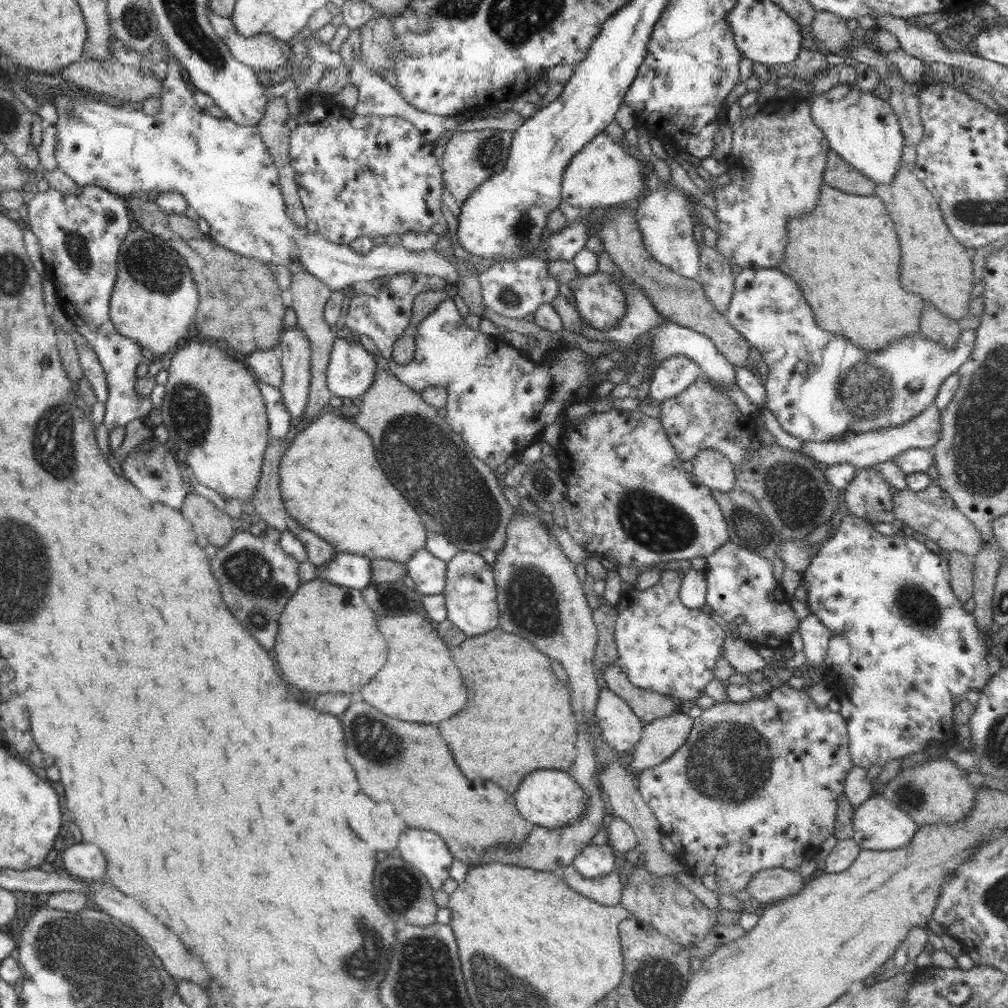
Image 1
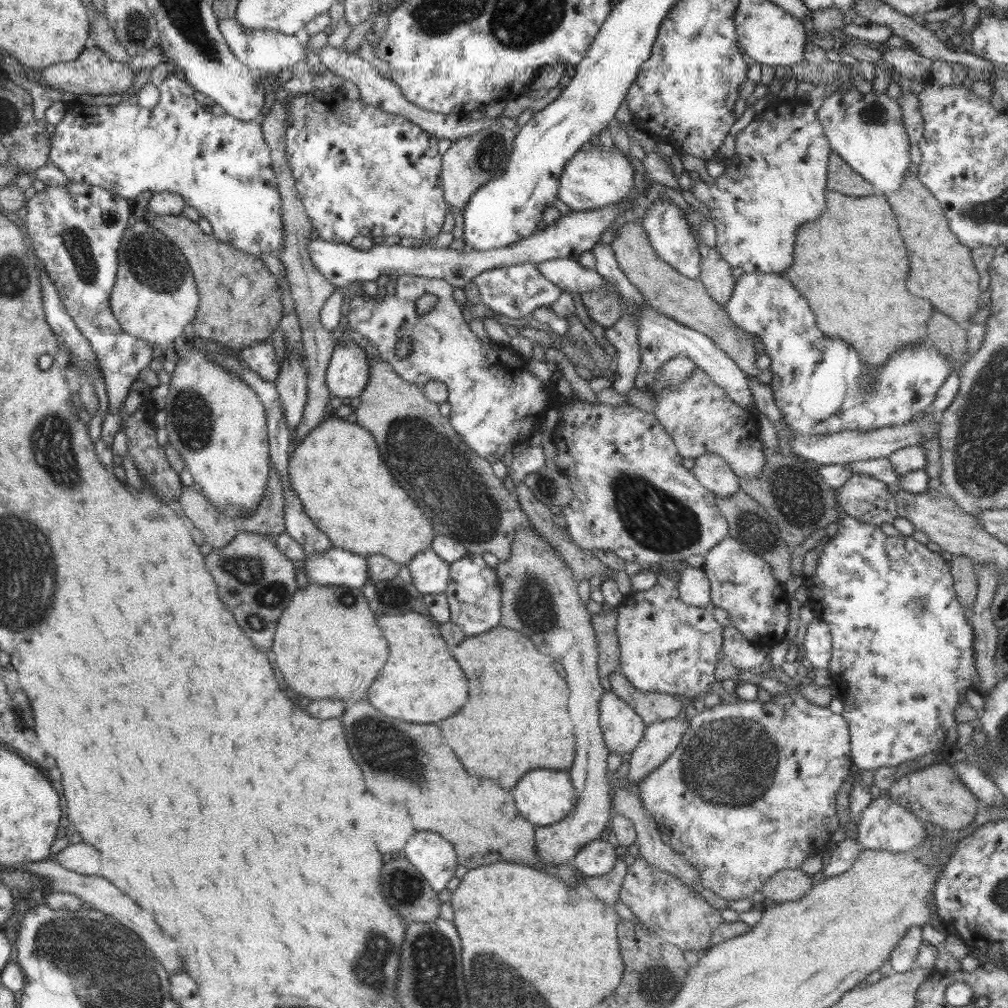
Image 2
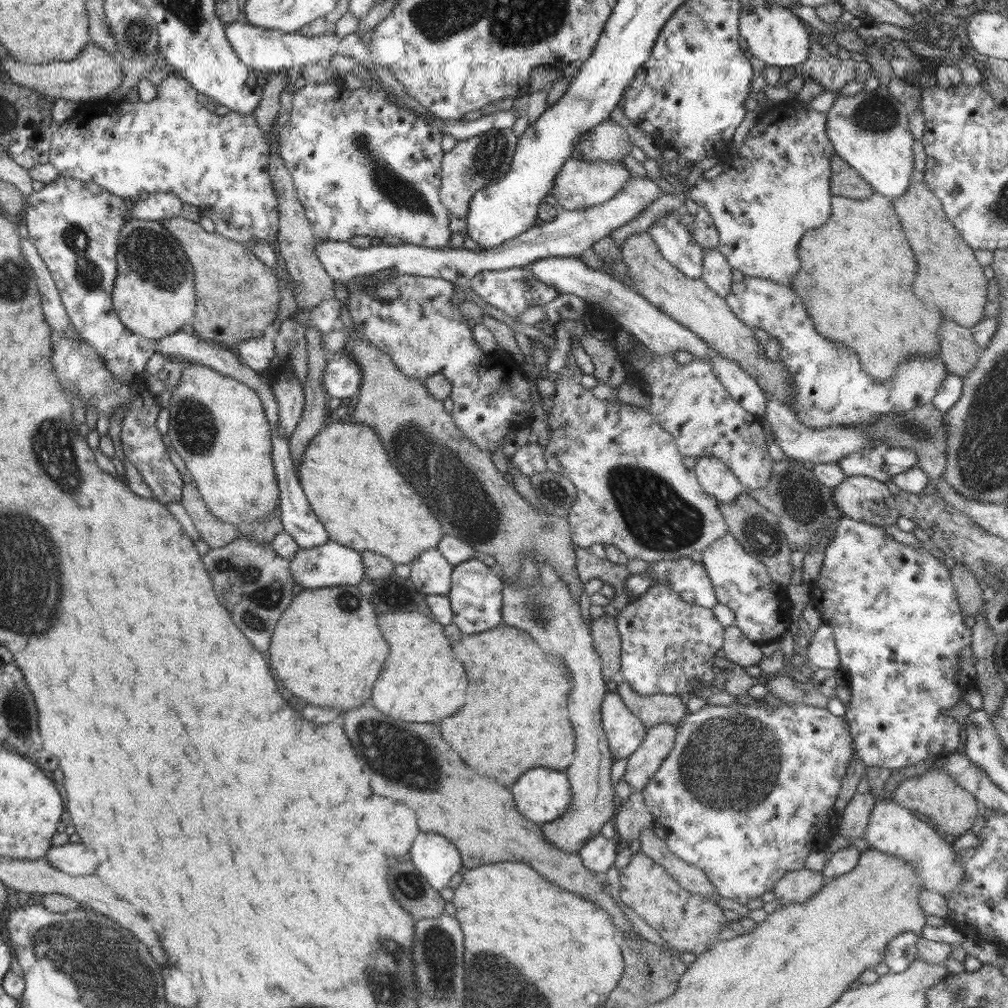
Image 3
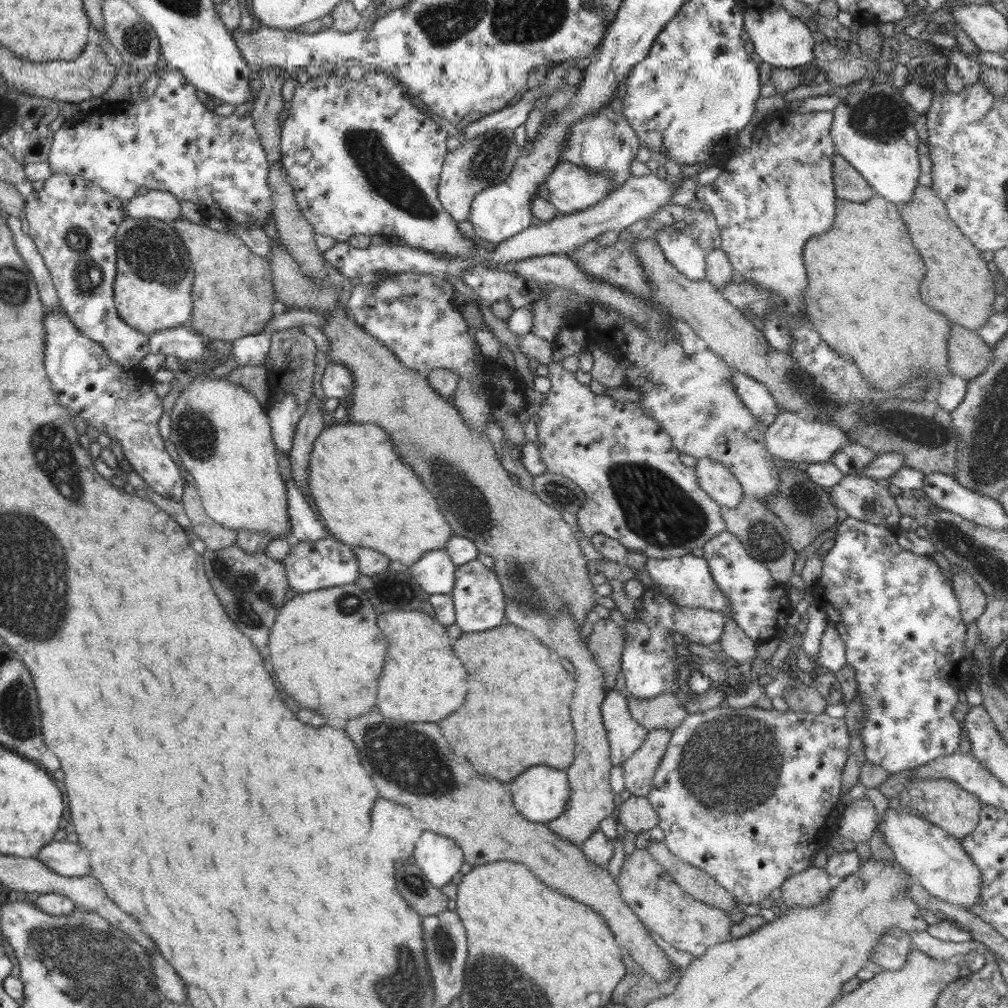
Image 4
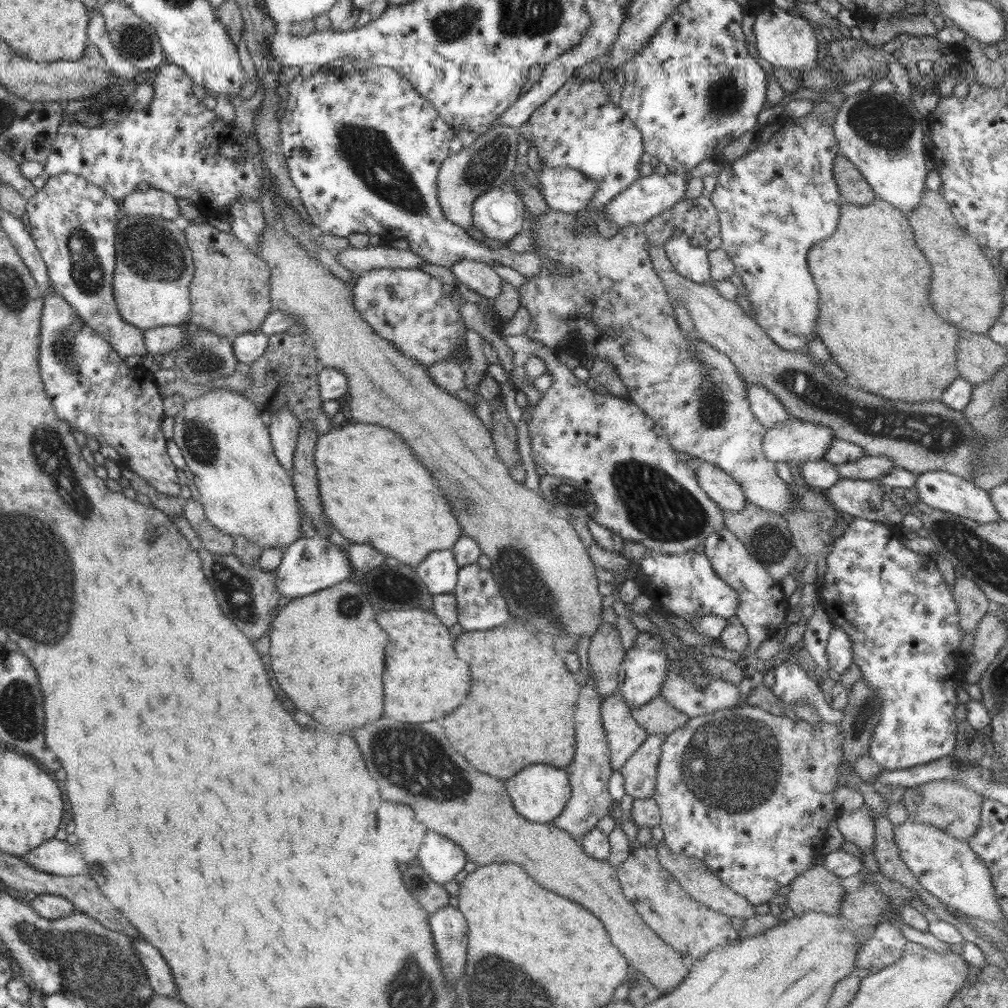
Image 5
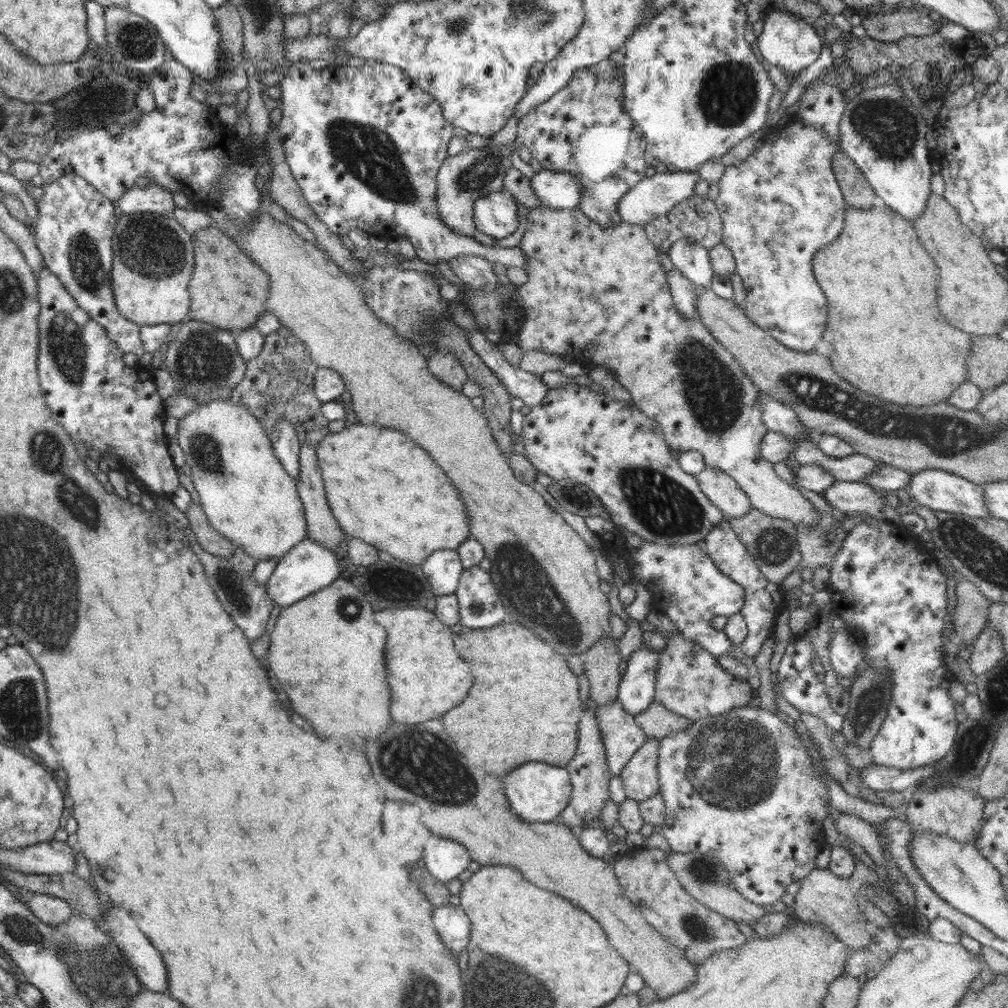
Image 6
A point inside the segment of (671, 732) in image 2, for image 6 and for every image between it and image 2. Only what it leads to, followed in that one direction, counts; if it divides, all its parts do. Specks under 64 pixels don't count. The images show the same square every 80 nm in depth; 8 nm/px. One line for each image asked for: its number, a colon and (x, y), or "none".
3: (642, 764)
4: (639, 770)
5: (639, 772)
6: (640, 778)

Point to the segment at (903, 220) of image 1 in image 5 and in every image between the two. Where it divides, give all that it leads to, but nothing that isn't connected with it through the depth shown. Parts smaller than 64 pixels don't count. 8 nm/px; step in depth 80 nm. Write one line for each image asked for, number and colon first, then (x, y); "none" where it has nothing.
2: (941, 269)
3: (948, 274)
4: (957, 284)
5: (965, 290)

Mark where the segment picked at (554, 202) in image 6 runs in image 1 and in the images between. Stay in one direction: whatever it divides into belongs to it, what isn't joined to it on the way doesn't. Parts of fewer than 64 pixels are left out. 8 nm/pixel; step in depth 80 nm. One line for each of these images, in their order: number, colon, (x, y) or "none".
1: (603, 173)
2: (595, 177)
3: (579, 184)
4: (572, 188)
5: (564, 189)

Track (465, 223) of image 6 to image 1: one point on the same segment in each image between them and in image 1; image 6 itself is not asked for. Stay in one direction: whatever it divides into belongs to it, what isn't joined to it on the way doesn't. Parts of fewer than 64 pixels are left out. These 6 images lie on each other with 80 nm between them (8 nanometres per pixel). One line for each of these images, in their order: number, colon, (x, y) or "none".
1: (470, 157)
2: (471, 161)
3: (472, 164)
4: (488, 159)
5: (491, 160)

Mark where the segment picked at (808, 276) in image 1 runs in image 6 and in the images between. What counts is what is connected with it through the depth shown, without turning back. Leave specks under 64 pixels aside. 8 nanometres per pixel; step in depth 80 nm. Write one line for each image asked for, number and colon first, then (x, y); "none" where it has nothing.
2: (851, 266)
3: (869, 309)
4: (862, 298)
5: (874, 318)
6: (888, 339)

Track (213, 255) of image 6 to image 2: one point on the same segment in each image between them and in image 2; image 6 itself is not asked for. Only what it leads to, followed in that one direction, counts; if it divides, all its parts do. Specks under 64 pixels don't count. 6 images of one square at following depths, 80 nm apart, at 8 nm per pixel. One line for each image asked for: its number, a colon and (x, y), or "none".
2: (240, 304)
3: (235, 291)
4: (233, 293)
5: (230, 293)

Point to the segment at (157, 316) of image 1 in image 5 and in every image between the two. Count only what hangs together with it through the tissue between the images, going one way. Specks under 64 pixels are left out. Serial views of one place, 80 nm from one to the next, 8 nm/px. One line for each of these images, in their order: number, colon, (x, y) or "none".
2: (154, 297)
3: (153, 295)
4: (152, 289)
5: (153, 268)

